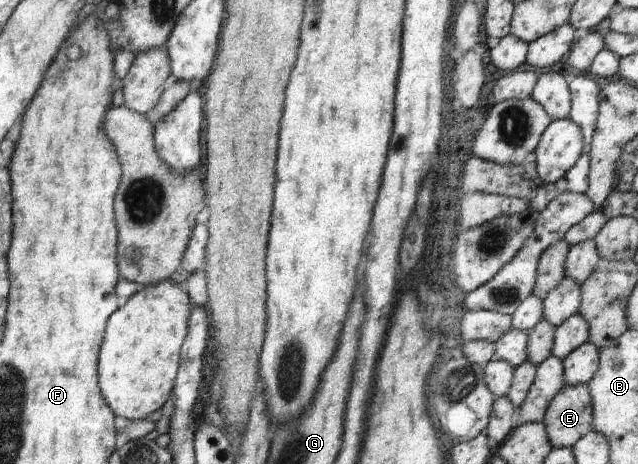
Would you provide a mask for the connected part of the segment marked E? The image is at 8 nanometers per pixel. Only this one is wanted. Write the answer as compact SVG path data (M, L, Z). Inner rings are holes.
M565 385L551 401L542 423L552 448L575 446L581 437L594 430L588 385Z

